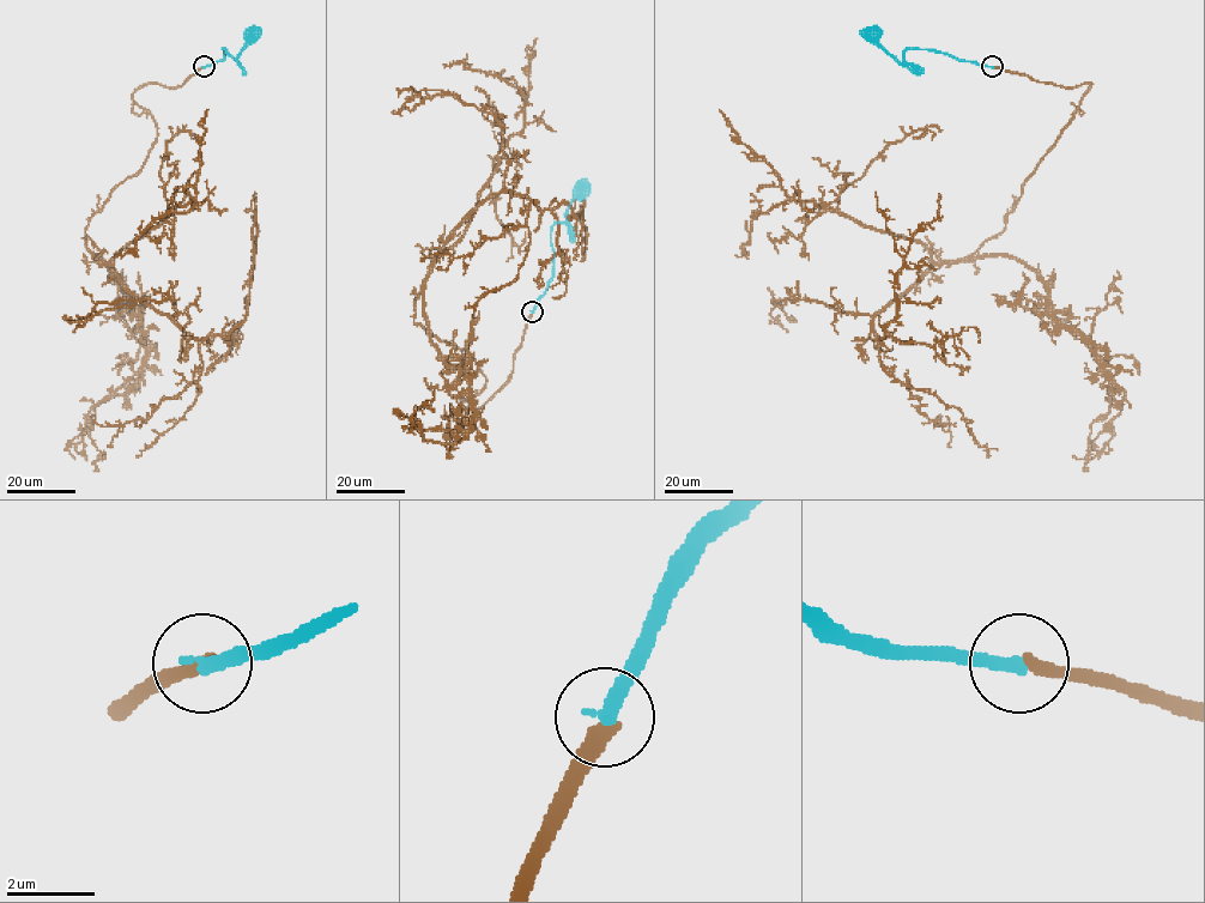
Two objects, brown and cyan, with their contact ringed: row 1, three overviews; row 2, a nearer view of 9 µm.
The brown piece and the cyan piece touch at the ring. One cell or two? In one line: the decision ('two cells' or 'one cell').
one cell

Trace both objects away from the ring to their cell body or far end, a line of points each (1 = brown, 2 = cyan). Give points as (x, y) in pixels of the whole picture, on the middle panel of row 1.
1: (532, 311), (510, 379), (468, 410), (485, 376), (413, 322), (413, 300), (501, 192), (564, 204), (585, 258)
2: (532, 311), (552, 276), (551, 228), (564, 223), (571, 230), (567, 210), (580, 191)

